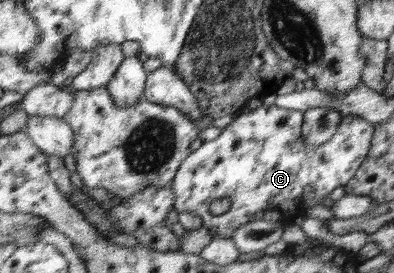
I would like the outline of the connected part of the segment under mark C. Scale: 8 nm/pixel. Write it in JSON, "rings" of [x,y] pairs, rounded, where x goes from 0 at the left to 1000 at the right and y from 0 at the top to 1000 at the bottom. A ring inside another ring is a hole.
{"rings":[[[660,385],[632,418],[604,418],[563,473],[563,487],[538,516],[518,516],[508,542],[485,557],[449,623],[439,652],[442,777],[477,777],[513,802],[513,824],[538,846],[538,868],[586,872],[599,842],[624,813],[670,806],[734,817],[751,795],[777,788],[787,766],[817,747],[832,711],[878,678],[926,593],[944,538],[954,462],[919,429],[871,421],[860,447],[863,527],[822,524],[784,538],[766,513],[772,458],[769,403],[731,403],[701,385]],[[579,725],[589,751],[579,777],[543,791],[530,758],[543,733]]]}

